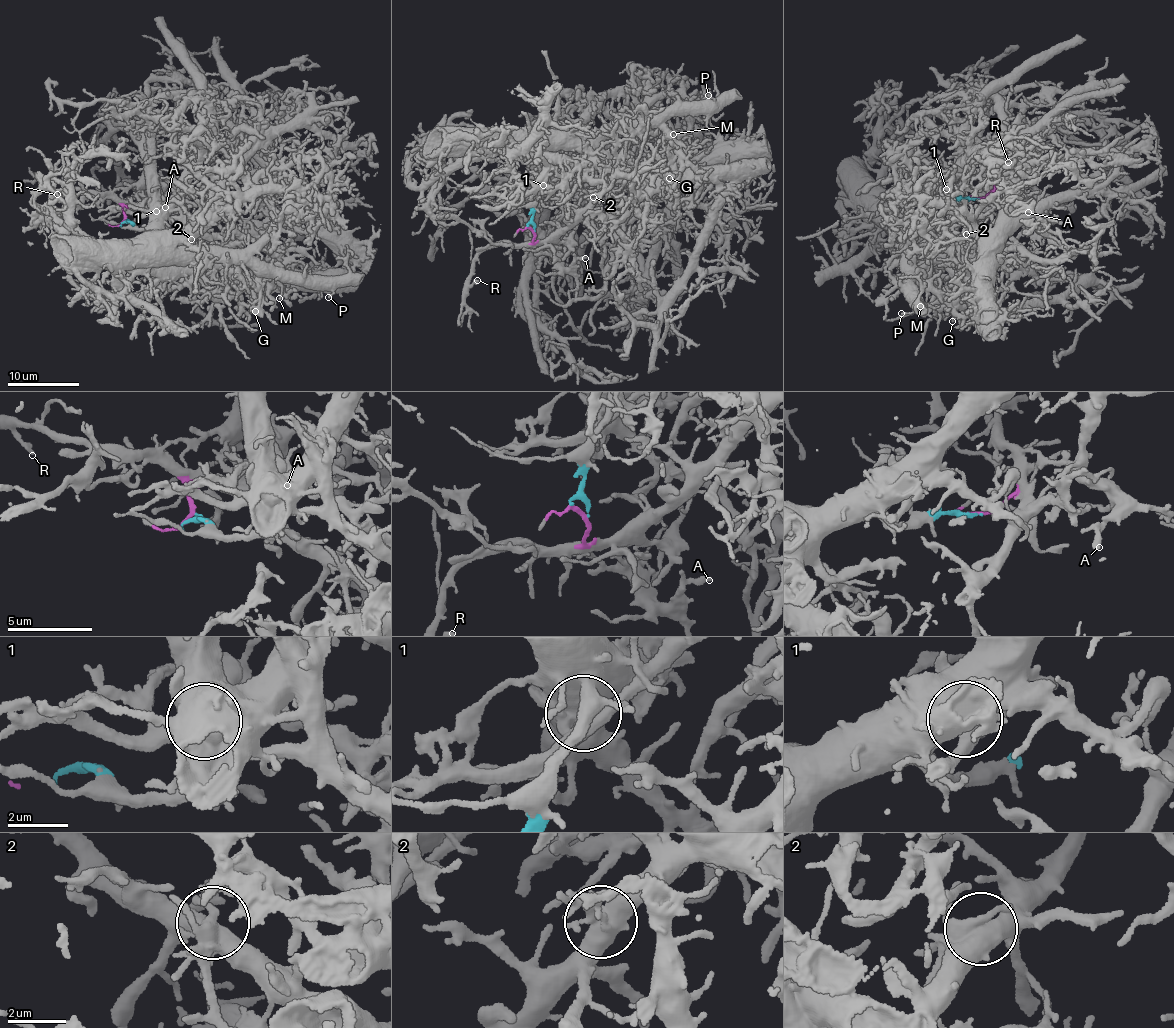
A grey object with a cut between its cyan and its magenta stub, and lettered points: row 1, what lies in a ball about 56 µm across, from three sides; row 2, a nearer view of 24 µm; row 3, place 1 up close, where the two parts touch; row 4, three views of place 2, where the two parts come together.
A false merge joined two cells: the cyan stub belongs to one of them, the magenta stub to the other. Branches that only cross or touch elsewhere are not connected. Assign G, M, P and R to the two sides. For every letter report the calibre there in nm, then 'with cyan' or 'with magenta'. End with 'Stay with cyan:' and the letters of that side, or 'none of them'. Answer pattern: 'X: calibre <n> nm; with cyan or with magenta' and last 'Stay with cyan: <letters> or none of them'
G: calibre 200 nm; with magenta
M: calibre 150 nm; with cyan
P: calibre 180 nm; with cyan
R: calibre 320 nm; with magenta
Stay with cyan: M, P

